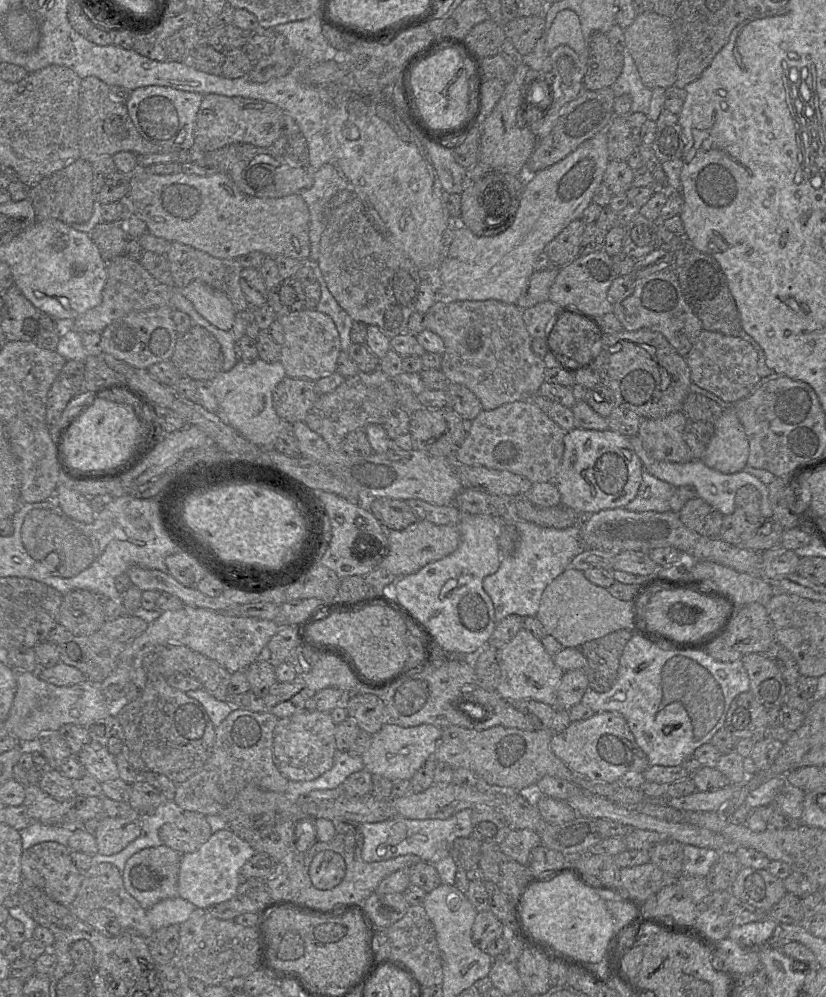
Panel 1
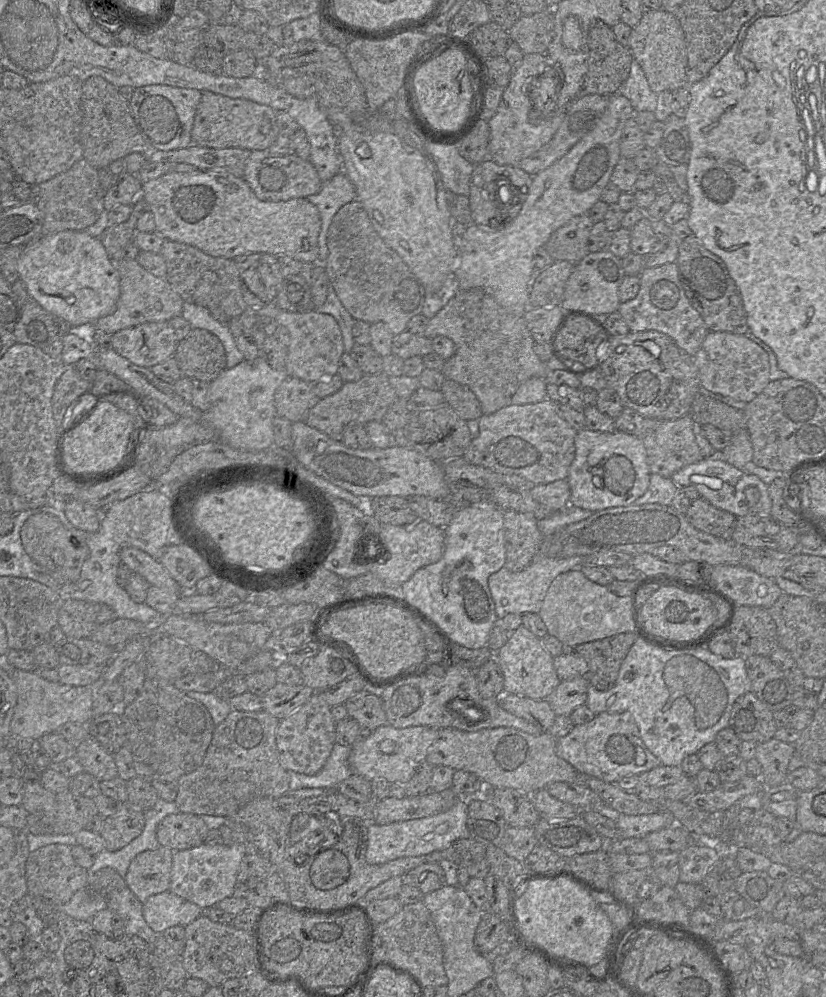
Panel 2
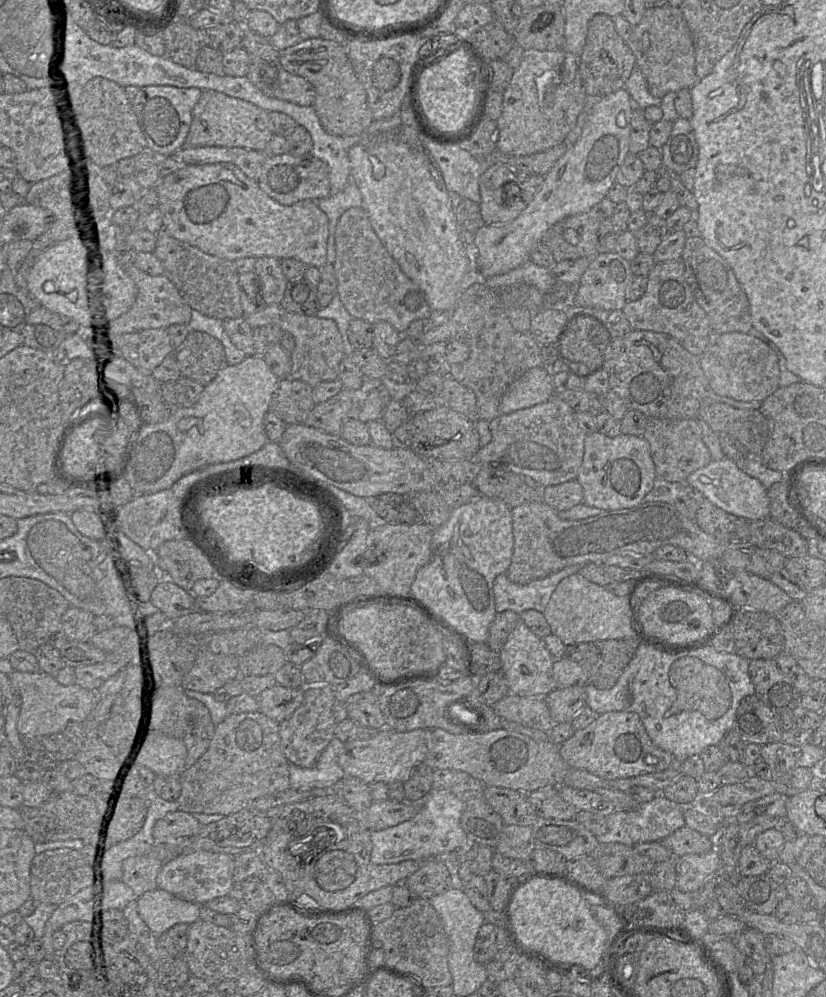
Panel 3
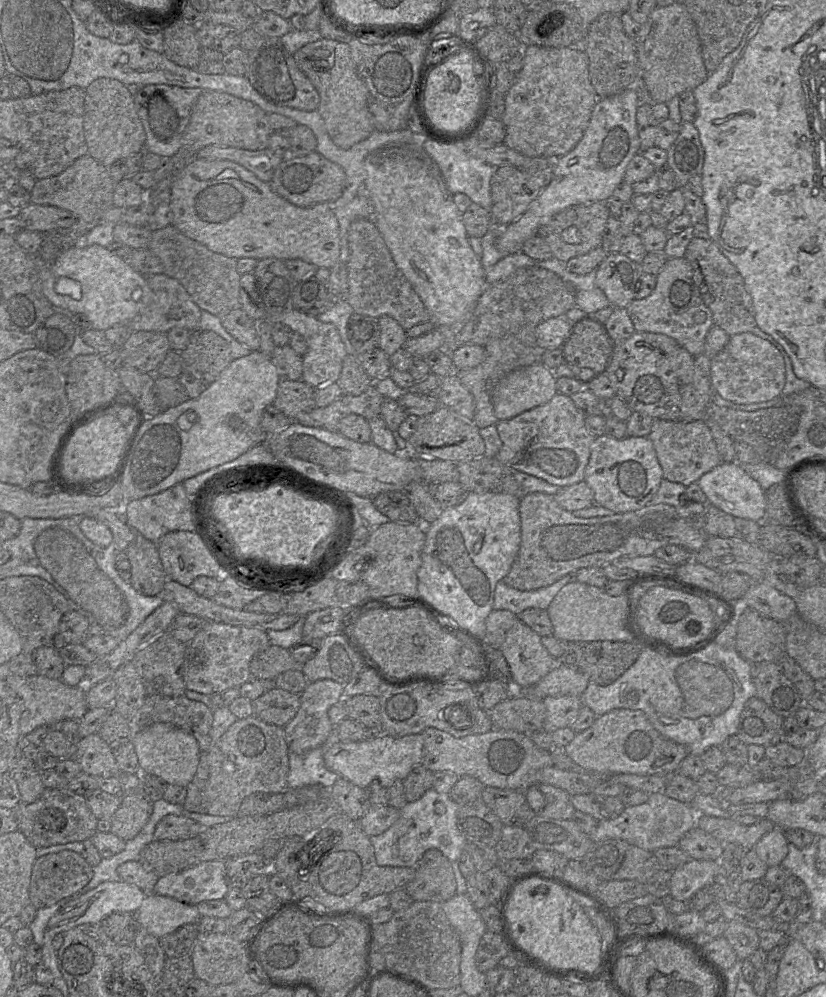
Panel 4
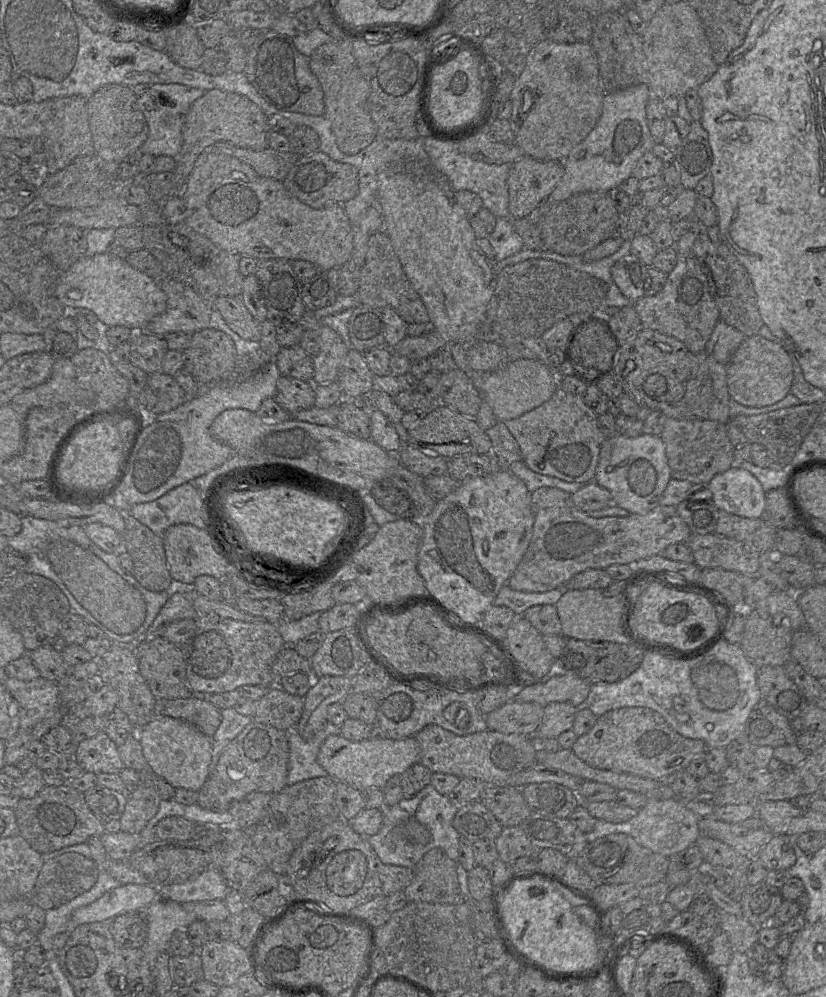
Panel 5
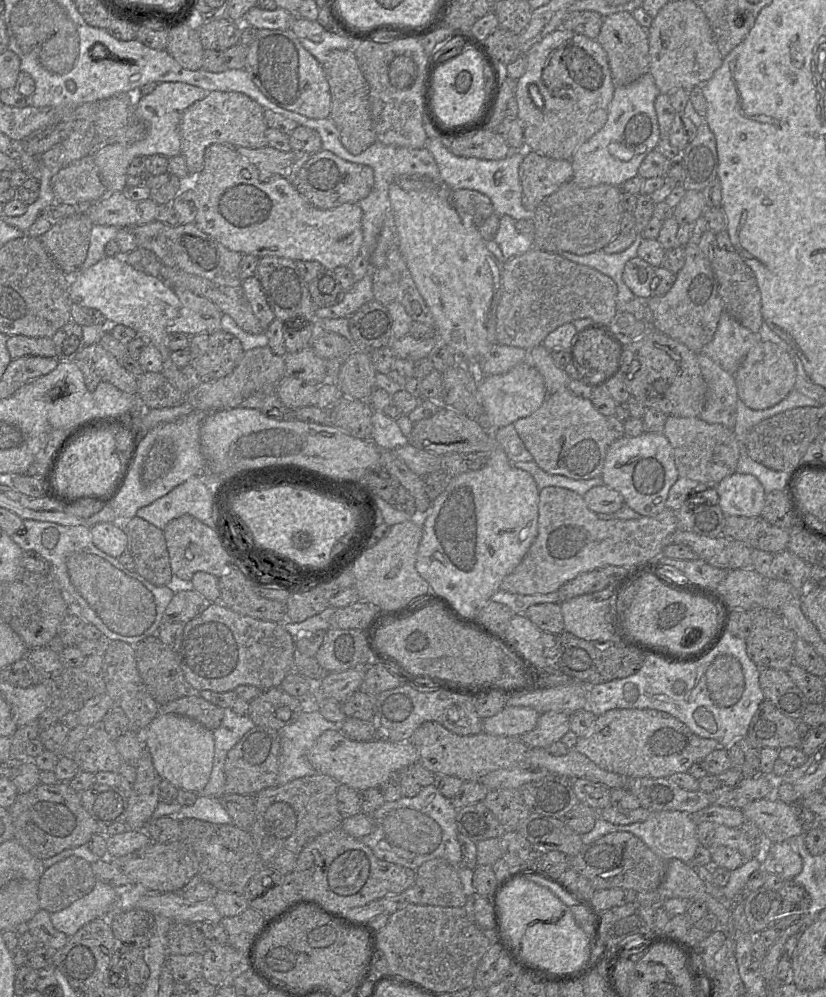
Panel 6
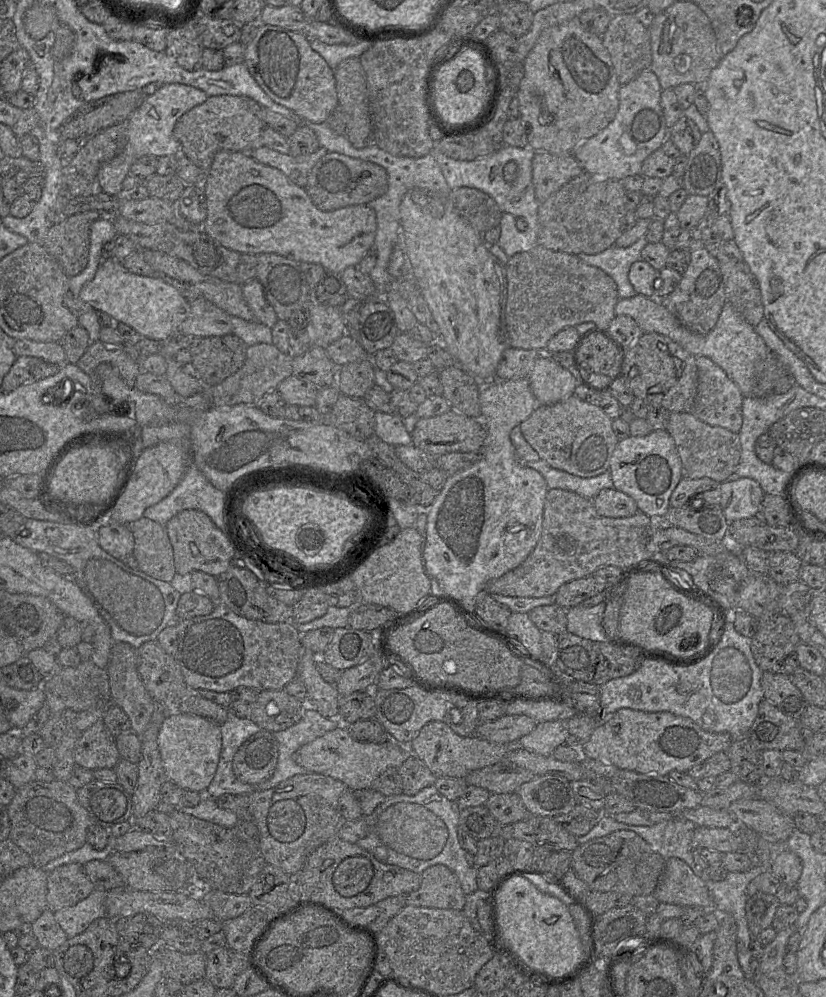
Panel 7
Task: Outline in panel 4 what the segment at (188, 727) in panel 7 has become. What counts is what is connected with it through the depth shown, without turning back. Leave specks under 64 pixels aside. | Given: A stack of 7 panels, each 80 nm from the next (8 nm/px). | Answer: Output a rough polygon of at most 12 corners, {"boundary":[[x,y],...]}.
{"boundary":[[160,722],[135,732],[141,774],[185,788],[201,752]]}

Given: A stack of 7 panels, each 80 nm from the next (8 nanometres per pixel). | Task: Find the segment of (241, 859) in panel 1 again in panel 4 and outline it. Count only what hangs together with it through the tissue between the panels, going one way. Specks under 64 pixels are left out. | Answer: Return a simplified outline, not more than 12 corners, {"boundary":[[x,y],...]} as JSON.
{"boundary":[[225,861],[159,876],[154,893],[198,905],[225,899]]}

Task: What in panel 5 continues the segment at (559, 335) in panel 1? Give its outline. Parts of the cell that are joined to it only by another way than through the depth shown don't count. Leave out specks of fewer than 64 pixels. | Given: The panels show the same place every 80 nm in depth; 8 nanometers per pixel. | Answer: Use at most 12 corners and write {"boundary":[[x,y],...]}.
{"boundary":[[597,322],[566,348],[567,360],[612,373],[618,347]]}

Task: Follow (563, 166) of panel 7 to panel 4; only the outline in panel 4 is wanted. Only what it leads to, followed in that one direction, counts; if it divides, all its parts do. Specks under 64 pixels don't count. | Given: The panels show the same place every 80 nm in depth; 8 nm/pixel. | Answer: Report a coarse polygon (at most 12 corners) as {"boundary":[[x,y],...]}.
{"boundary":[[498,167],[491,179],[493,221],[518,219],[552,177]]}

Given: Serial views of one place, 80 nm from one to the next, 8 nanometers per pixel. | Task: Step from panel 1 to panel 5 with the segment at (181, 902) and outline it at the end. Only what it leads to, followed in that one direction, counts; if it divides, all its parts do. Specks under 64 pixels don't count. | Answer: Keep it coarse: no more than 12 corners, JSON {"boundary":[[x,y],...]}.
{"boundary":[[157,899],[147,908],[142,948],[154,963],[168,941],[195,917],[177,902]]}

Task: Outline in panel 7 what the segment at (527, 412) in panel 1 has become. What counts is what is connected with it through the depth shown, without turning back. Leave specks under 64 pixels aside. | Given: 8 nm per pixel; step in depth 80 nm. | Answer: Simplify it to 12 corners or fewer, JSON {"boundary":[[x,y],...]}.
{"boundary":[[572,395],[519,427],[550,467],[591,478],[619,442],[598,406]]}

